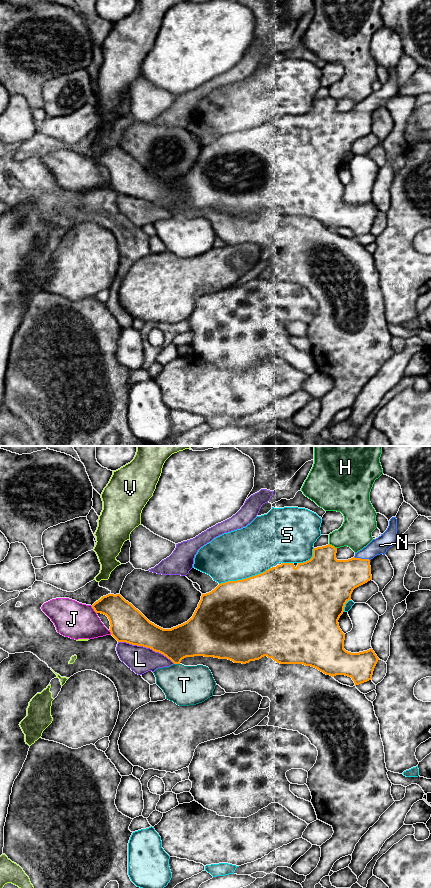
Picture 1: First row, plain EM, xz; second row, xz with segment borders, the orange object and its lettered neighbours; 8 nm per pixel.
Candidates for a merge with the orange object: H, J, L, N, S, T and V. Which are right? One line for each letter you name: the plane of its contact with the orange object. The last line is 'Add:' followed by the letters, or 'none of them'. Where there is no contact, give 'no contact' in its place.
N: contact in xz
Add: N

